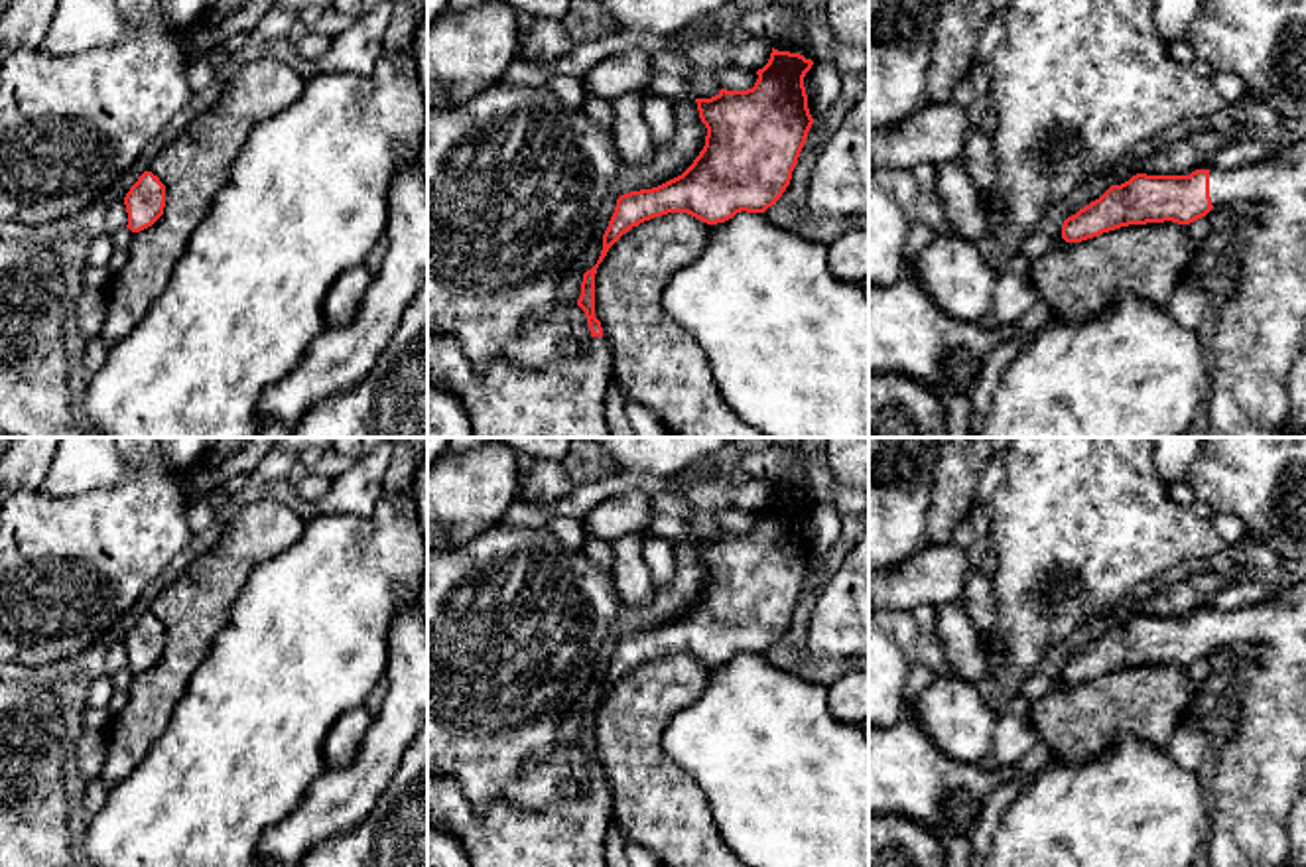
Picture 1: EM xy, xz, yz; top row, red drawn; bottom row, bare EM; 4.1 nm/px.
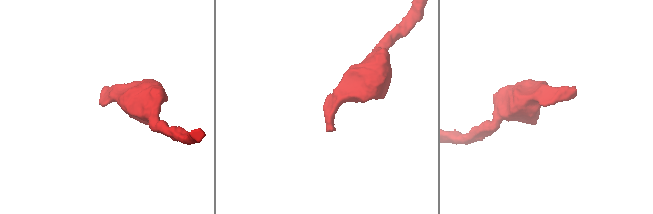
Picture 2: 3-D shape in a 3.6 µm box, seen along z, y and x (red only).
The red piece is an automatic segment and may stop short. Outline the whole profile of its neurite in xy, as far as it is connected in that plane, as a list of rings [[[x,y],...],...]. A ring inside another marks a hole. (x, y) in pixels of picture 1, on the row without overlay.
[[[144,613],[124,638],[128,670],[140,674],[152,668],[165,648],[165,627],[152,613]]]

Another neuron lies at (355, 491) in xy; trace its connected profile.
[[[386,437],[372,451],[331,481],[329,491],[315,500],[319,514],[370,516],[384,495],[384,475],[392,461],[392,439]]]

